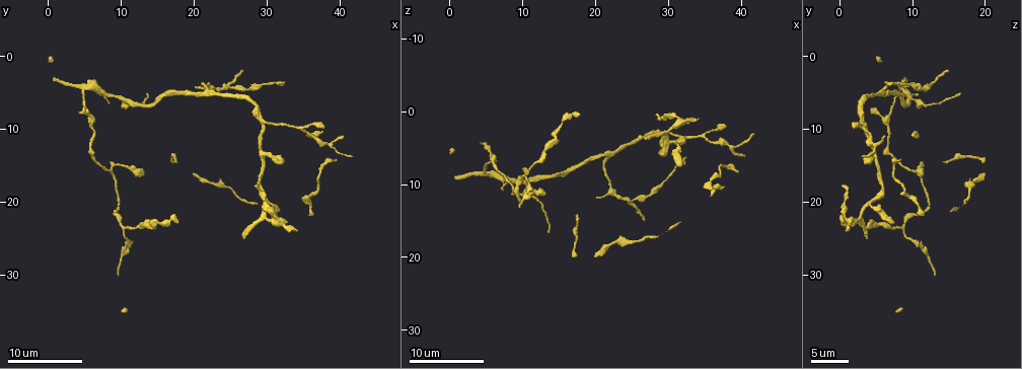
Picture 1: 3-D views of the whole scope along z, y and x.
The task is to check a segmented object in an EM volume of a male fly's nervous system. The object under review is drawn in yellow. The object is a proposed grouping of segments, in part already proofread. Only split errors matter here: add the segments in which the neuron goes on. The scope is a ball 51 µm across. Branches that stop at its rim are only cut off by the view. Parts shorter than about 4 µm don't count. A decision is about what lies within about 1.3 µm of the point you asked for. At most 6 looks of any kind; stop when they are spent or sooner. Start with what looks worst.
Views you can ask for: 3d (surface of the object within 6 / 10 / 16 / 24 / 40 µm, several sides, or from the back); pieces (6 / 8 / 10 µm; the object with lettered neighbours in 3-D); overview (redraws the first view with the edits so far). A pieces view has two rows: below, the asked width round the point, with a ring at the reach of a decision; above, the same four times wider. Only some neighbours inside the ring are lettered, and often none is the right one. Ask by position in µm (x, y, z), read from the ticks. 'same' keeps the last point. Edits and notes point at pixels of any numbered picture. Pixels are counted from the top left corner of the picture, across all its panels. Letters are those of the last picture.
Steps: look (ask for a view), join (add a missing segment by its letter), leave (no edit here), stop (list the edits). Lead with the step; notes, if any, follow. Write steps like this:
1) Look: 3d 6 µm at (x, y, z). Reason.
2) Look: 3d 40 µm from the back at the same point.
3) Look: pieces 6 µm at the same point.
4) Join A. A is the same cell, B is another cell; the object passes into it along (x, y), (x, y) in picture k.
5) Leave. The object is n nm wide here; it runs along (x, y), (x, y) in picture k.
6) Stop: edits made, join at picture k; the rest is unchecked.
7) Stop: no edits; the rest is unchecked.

Look: pieces 6 µm at (28.5, 18.0, 0.5). Branch stops here.

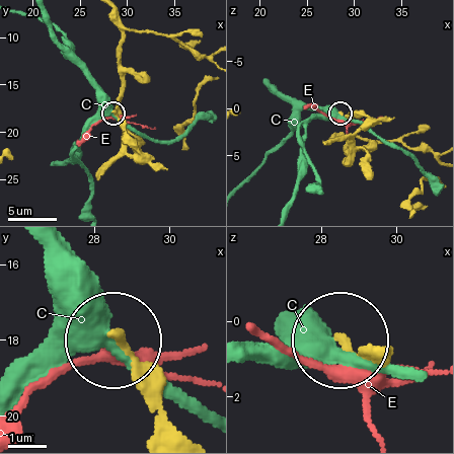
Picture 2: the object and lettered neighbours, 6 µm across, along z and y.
Leave. The object is 280 nm wide here; C and E are other cells; no lettered segment goes on from it.

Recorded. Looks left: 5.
Look: 3d 10 µm at (20.0, 4.5, 12.0). Free end.

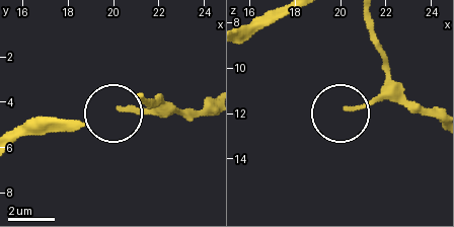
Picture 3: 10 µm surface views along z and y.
Look: pieces 6 µm at (20.4, 4.3, 11.8).

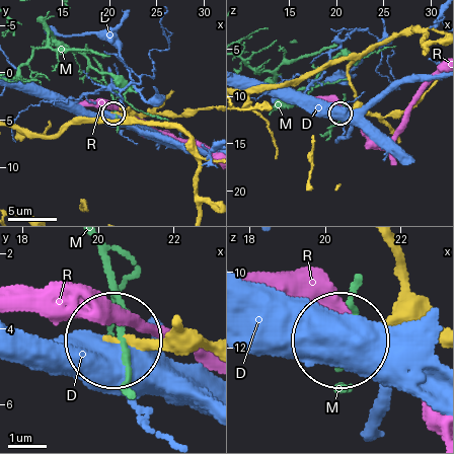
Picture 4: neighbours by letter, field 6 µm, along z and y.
Leave. D, M and R are other cells; it runs along (174, 327), (120, 337) in picture 4; none of them fits.

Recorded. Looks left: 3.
Look: pieces 10 µm at (4.5, 8.0, 4.5). Branch stops here.

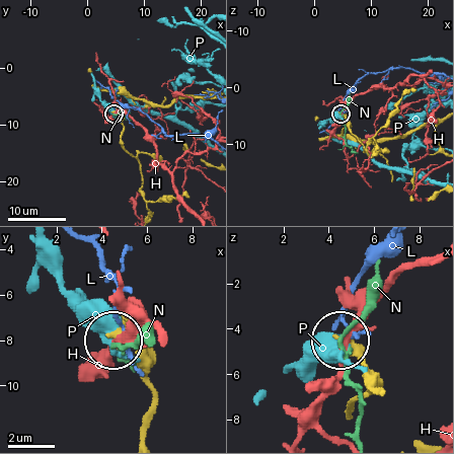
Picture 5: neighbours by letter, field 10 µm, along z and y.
Leave. The object is 240 nm wide here; H, L, N and P are other cells; it runs along (349, 413), (364, 392), (366, 369), (345, 342) in picture 5; none of them fits.

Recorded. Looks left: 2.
Stop: no edits; the rest is unchecked.

